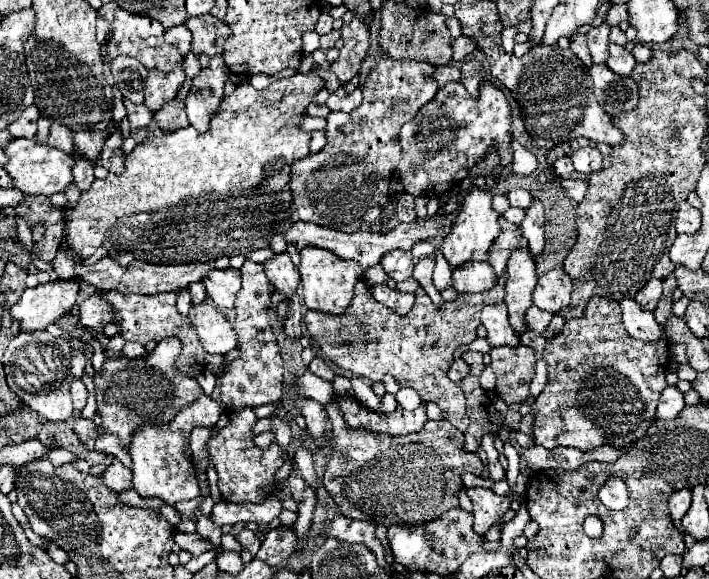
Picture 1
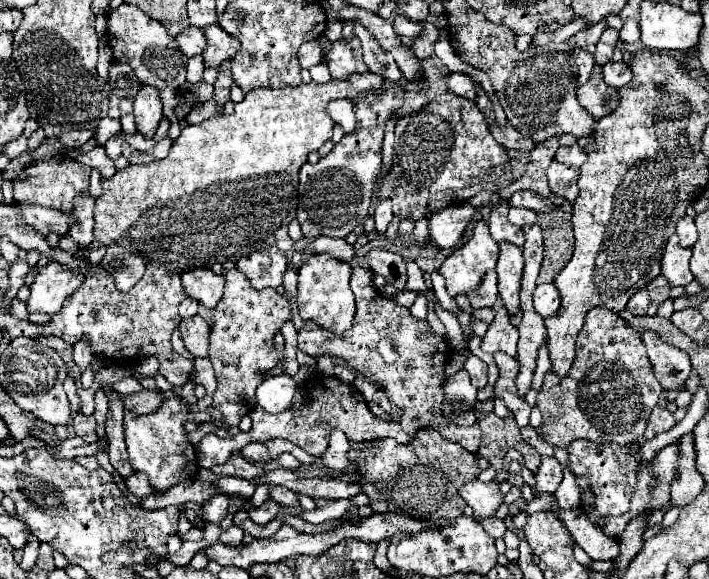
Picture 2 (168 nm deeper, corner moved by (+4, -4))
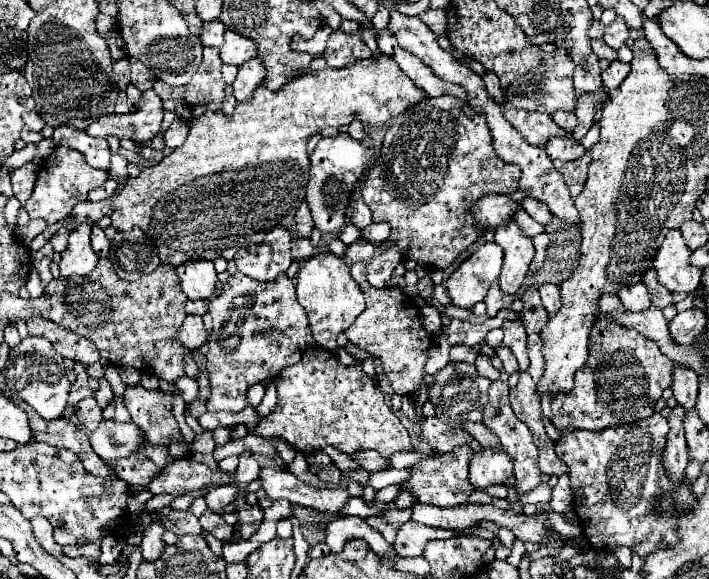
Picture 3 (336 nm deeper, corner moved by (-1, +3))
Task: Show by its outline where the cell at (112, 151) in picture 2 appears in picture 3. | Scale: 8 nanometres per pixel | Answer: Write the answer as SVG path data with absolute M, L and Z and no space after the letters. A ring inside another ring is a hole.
M113 153L111 155L111 169L109 169L109 177L117 183L121 183L125 177L127 177L127 161L119 155L119 153Z

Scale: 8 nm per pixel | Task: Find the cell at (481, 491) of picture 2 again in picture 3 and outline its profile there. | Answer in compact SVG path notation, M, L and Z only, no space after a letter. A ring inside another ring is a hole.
M485 449L475 453L469 467L469 479L475 489L485 489L491 483L505 483L513 473L513 461L503 451Z

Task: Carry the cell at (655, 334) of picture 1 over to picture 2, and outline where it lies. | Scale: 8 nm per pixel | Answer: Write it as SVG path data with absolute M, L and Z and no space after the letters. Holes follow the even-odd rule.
M638 332L638 334L642 336L642 342L646 344L646 352L654 366L656 380L662 384L662 388L674 390L680 384L684 384L692 368L686 352L674 348L672 344L666 344L664 340L658 340L654 332Z

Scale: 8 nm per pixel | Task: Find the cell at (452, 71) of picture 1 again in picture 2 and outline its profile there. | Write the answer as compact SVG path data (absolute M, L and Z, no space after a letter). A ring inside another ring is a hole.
M450 74L448 76L448 92L452 94L464 94L466 98L474 100L474 86L472 86L472 78L468 74Z

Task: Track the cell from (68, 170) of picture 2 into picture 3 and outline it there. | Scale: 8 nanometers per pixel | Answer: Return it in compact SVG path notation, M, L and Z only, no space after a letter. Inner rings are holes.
M55 147L53 155L45 161L45 165L41 167L41 171L37 175L35 191L33 191L31 199L27 201L25 209L27 209L29 217L41 217L47 225L53 225L53 223L65 219L79 201L87 199L87 193L91 189L101 187L107 179L109 179L109 173L89 167L85 157L77 149Z

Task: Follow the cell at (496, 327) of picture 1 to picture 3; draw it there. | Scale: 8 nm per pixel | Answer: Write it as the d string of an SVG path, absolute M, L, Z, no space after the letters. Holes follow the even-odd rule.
M505 321L503 323L503 343L513 351L519 361L519 371L527 371L529 357L527 357L527 333L521 321Z

